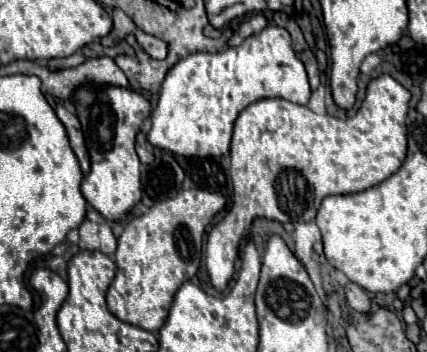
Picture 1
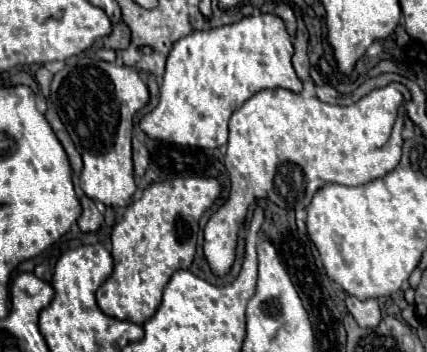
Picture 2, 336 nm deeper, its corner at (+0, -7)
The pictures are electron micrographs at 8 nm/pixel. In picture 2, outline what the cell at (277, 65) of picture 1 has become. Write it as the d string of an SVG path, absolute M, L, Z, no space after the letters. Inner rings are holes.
M275 14L247 16L235 24L191 32L173 44L160 82L159 104L141 118L139 126L155 140L197 148L223 146L227 144L229 116L253 92L261 88L301 92L301 80L291 66L291 56L291 38L283 20Z

